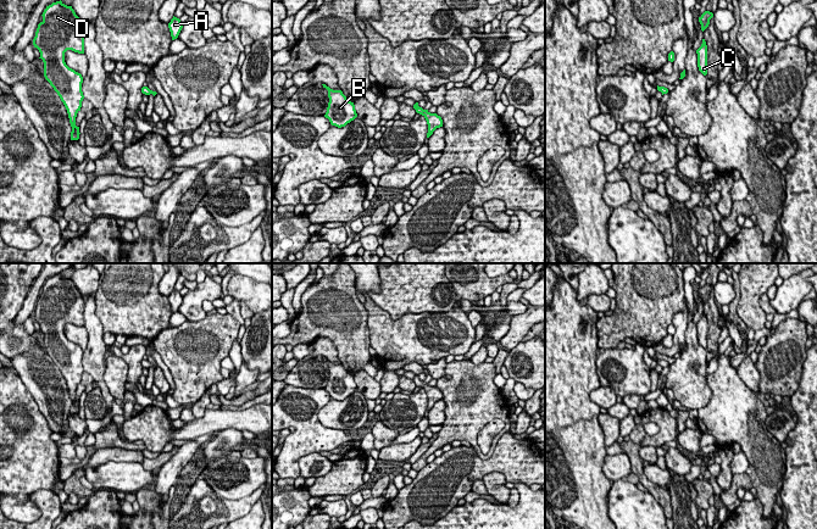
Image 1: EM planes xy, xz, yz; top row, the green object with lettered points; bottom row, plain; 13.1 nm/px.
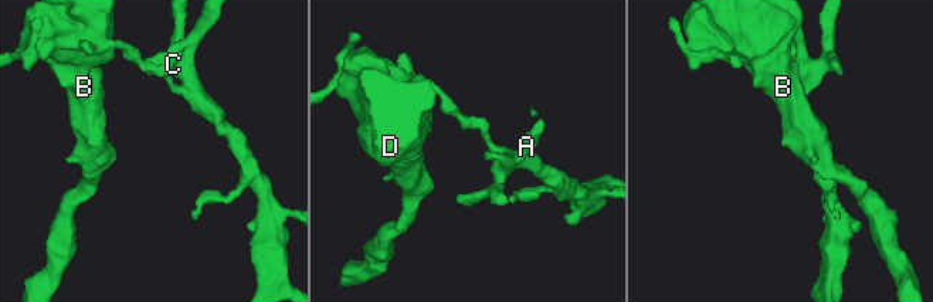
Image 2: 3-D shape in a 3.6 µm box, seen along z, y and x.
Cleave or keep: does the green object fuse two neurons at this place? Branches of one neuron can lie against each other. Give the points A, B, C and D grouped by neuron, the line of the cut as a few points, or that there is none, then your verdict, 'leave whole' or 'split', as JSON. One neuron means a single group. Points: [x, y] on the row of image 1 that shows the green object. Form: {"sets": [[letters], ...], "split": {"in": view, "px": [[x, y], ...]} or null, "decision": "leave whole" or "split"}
{"sets": [["A", "C"], ["B", "D"]], "split": {"in": "yz", "px": [[666, 88], [659, 90]]}, "decision": "split"}

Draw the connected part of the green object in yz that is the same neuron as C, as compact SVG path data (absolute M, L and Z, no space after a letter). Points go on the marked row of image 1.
M702 39L701 46L696 50L697 54L697 67L699 71L706 76L707 74L707 45L705 39Z

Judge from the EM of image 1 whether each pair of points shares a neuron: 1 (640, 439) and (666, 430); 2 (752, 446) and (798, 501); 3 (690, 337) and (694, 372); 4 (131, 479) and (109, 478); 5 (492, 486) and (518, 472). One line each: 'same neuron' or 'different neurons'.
1: same neuron
2: different neurons
3: same neuron
4: same neuron
5: different neurons

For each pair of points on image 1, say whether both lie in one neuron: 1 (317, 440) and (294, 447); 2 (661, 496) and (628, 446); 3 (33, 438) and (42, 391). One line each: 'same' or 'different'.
1: same
2: same
3: different

